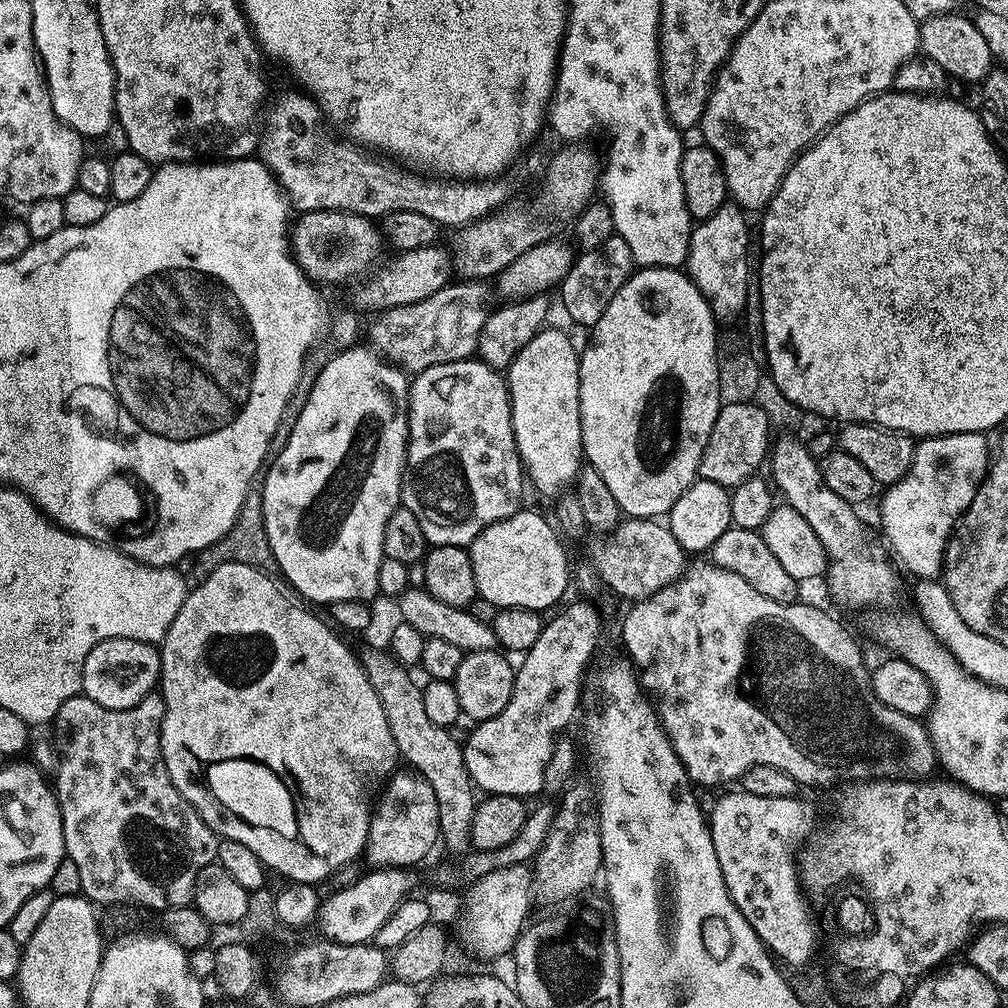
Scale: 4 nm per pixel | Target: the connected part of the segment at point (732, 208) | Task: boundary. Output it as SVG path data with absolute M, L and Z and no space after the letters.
M726 202L710 218L693 227L686 274L698 286L717 321L732 320L741 315L750 299L748 293L748 220L745 209Z

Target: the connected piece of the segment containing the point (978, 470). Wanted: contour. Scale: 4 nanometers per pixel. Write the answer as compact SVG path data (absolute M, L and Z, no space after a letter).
M955 432L921 439L916 444L910 470L897 484L885 487L884 497L883 492L879 497L880 524L884 527L883 539L887 547L897 561L900 559L904 563L905 570L921 576L921 581L931 581L944 571L944 552L948 548L949 538L952 537L952 530L960 521L961 514L970 506L984 477L988 475L990 467L988 439L989 437L983 432Z

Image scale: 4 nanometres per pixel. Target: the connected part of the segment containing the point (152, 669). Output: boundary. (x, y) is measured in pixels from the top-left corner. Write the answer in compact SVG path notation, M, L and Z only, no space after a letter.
M110 638L106 642L98 642L90 654L86 654L86 662L82 666L82 692L89 696L98 706L106 706L110 710L126 710L133 708L142 698L153 695L160 682L160 654L153 645L138 642L130 638Z

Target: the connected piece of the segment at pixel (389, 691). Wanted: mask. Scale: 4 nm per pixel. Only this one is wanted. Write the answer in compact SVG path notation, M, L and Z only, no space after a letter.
M372 648L369 652L360 652L358 659L364 666L364 673L374 686L374 694L382 702L382 710L386 714L386 726L390 726L390 734L396 743L396 751L401 757L409 760L411 767L426 782L430 782L430 790L434 790L440 815L440 831L443 843L452 848L463 849L467 843L472 826L472 815L478 803L474 785L468 779L468 771L464 765L464 750L461 741L455 740L449 729L434 726L426 714L426 705L422 703L423 687L412 681L407 667L387 651L379 652Z

